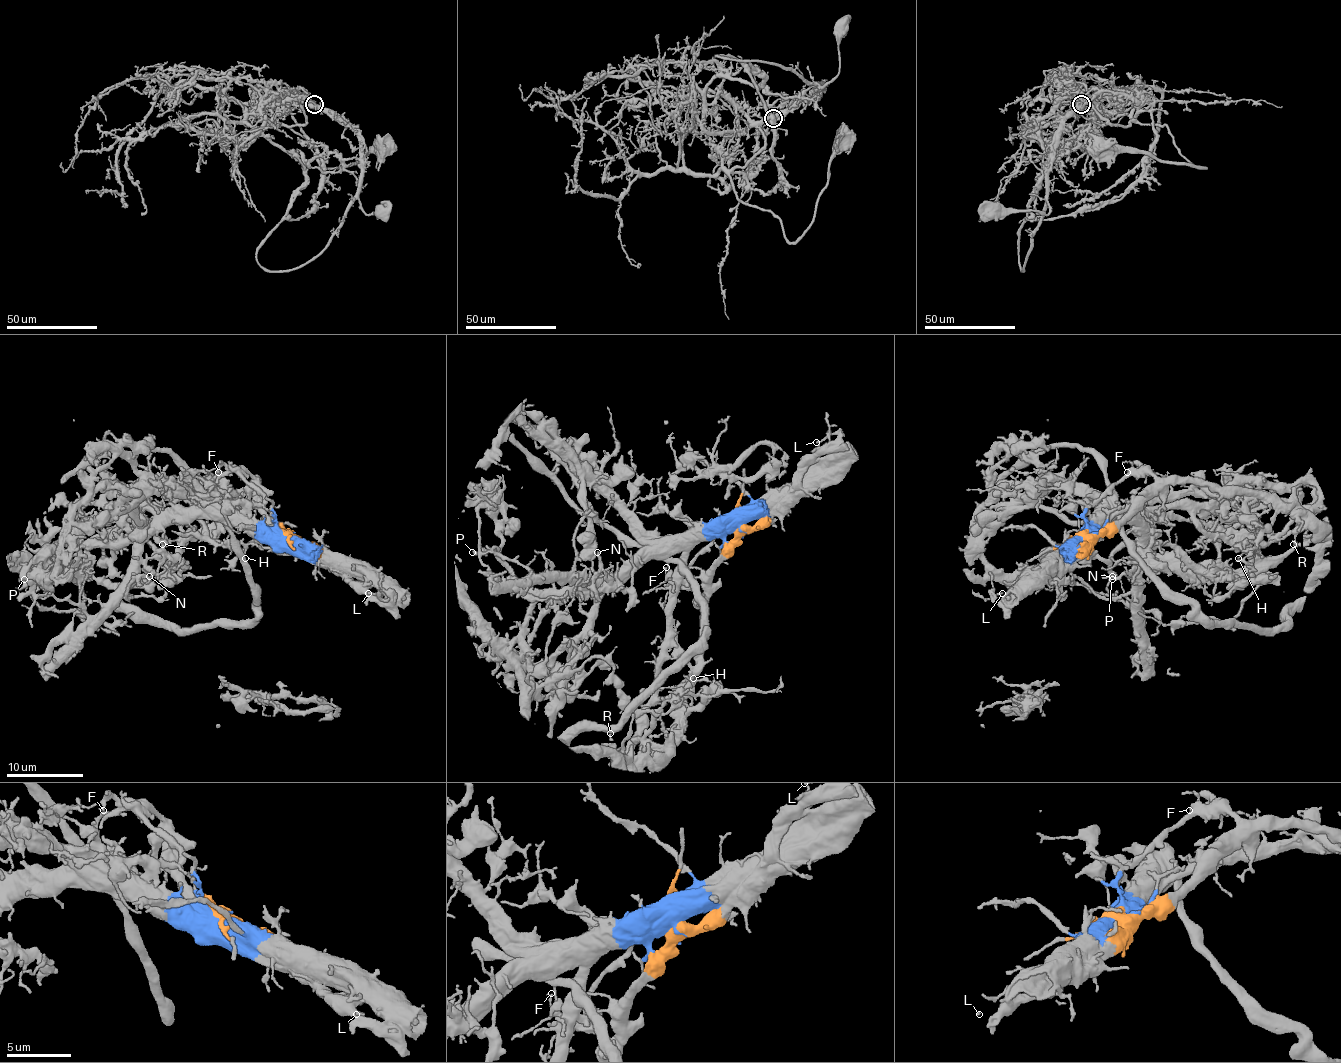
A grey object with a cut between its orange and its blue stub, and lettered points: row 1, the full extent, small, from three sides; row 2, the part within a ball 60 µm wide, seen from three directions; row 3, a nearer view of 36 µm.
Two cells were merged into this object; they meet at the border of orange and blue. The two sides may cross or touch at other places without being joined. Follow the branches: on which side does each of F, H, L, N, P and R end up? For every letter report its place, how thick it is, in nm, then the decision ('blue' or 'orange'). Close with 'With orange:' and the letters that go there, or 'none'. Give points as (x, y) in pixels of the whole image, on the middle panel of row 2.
F: place (666, 567); calibre 190 nm; orange
H: place (693, 678); calibre 150 nm; orange
L: place (816, 442); calibre 160 nm; blue
N: place (597, 552); calibre 240 nm; blue
P: place (472, 552); calibre 260 nm; blue
R: place (610, 733); calibre 200 nm; orange
With orange: F, H, R

